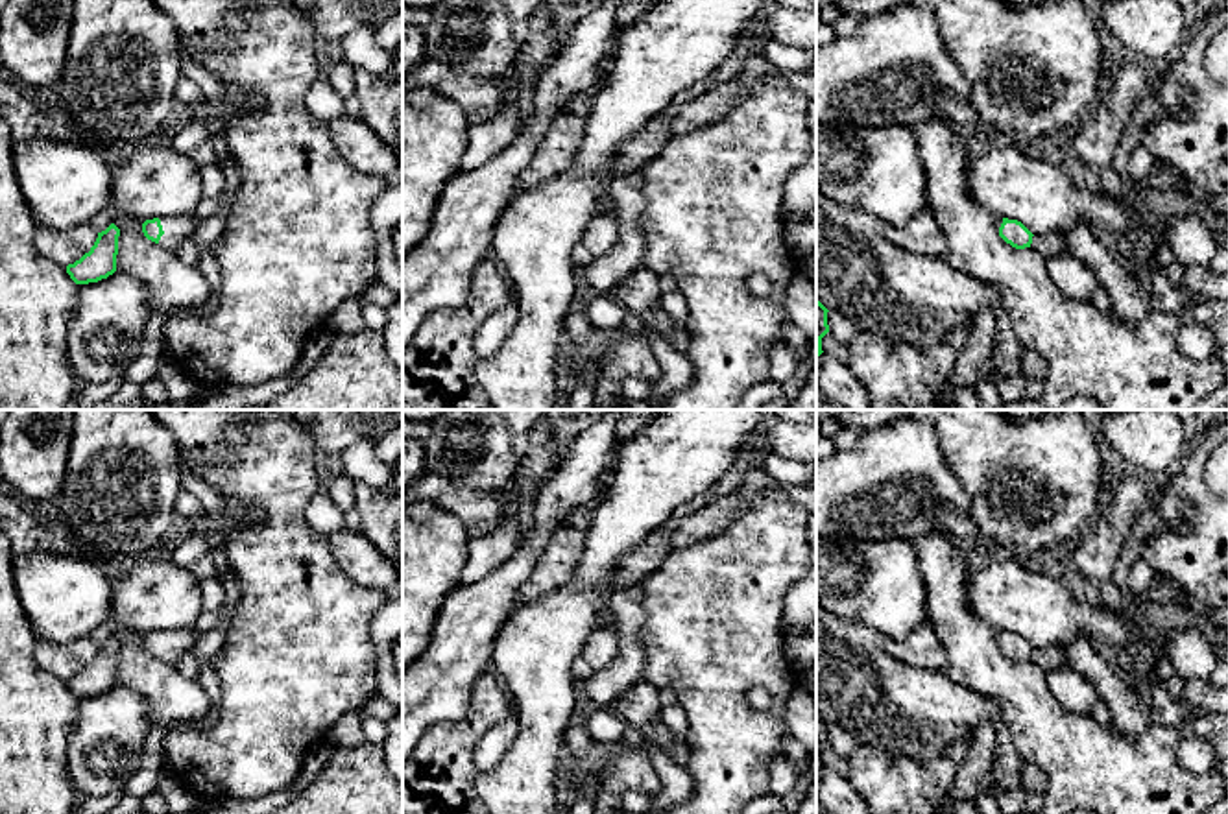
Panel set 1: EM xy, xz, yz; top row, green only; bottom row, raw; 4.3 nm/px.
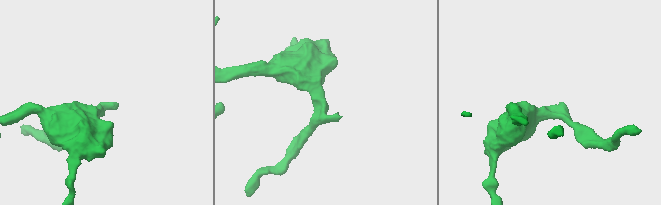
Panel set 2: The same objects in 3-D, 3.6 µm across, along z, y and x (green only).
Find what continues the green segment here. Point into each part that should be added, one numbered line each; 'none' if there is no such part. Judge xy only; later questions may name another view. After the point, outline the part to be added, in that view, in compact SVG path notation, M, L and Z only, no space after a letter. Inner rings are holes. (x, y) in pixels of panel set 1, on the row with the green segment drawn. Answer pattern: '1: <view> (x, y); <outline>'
1: xy (176, 229); M187 214L187 216L168 216L168 218L159 218L164 234L159 240L159 245L175 251L179 244L196 234L198 225L201 218L196 214Z

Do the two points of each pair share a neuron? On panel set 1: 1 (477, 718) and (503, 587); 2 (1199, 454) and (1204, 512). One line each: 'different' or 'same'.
1: different
2: same

